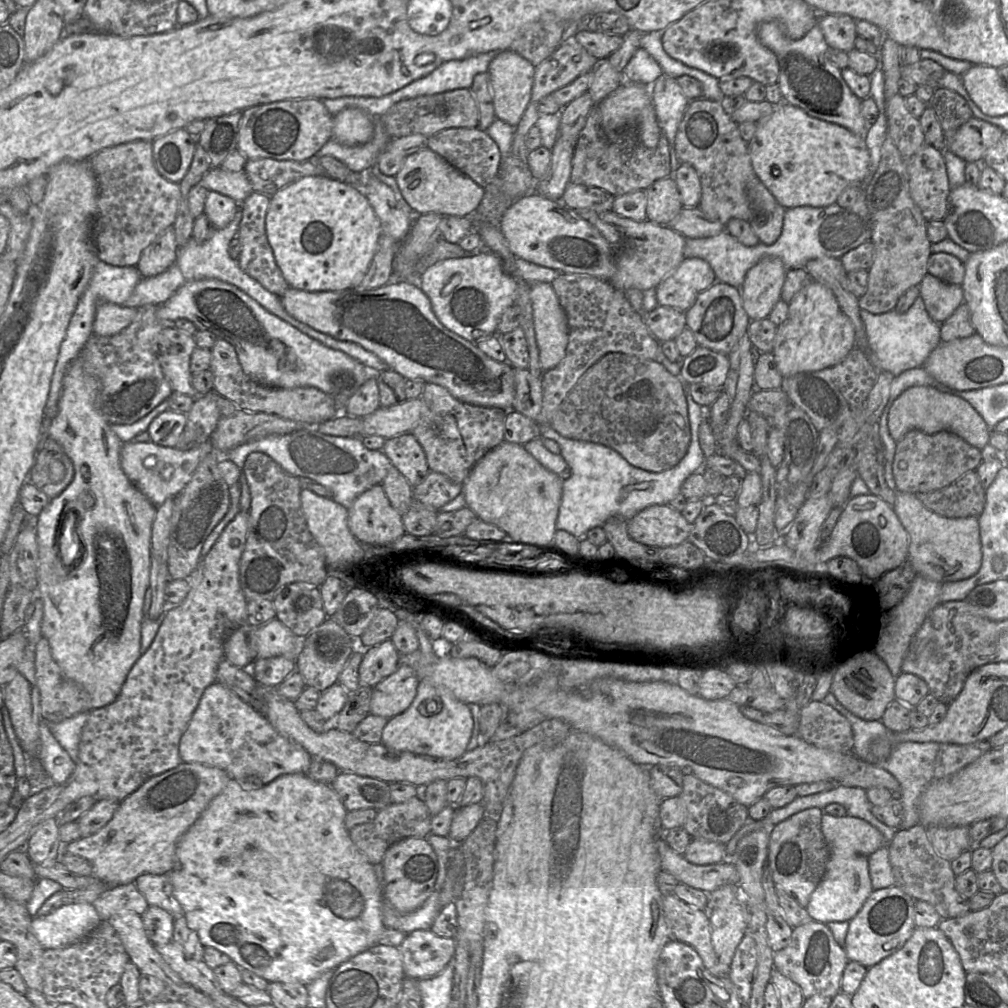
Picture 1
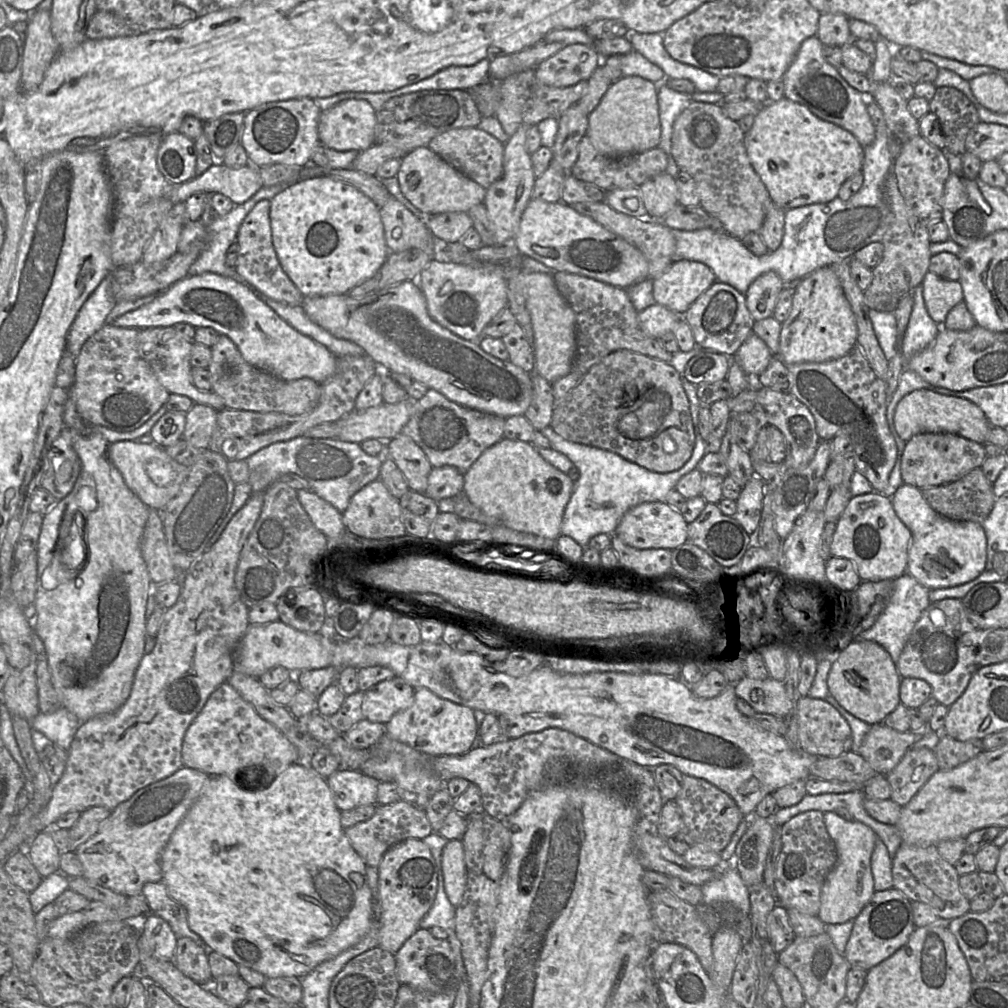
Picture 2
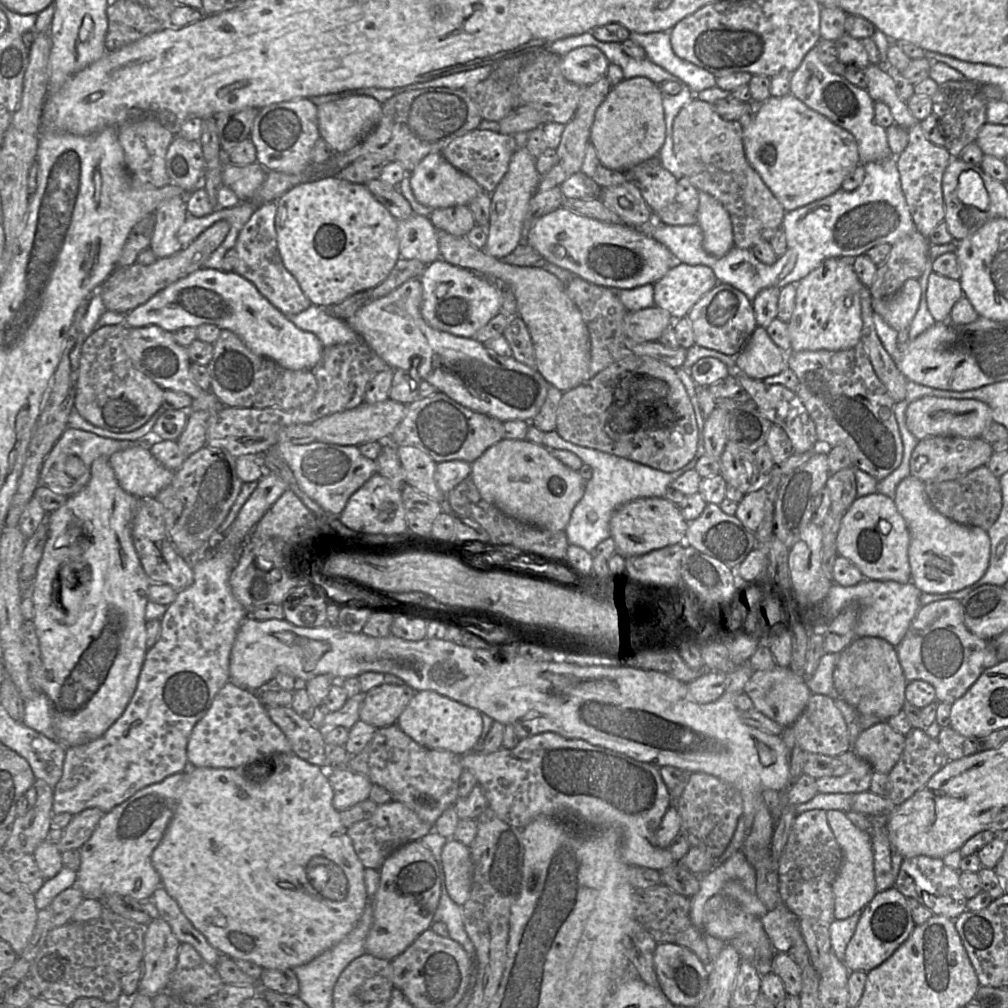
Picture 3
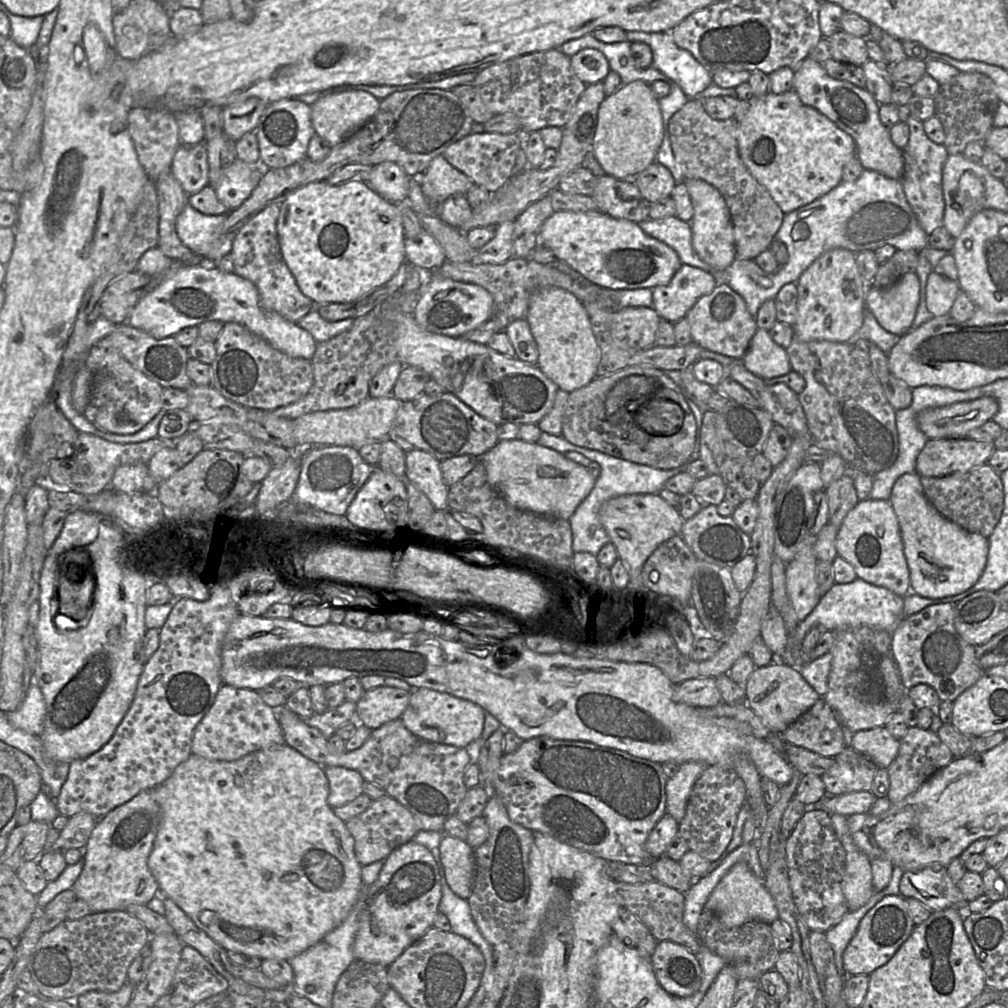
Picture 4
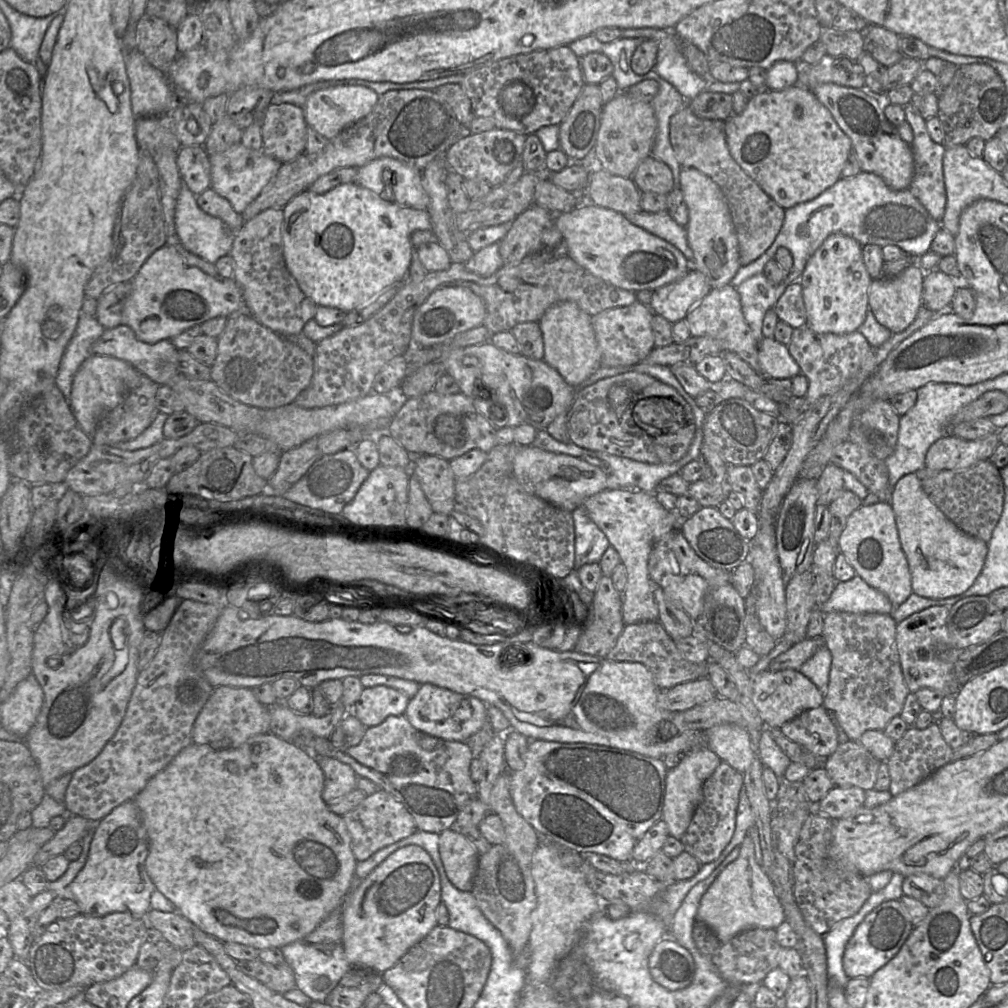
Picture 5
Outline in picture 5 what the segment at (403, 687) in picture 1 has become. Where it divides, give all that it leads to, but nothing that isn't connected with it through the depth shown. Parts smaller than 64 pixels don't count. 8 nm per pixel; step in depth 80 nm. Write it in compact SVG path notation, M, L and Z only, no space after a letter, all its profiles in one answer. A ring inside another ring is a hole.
M384 685L364 688L352 713L370 728L382 724L390 716L404 715L410 699L405 693Z

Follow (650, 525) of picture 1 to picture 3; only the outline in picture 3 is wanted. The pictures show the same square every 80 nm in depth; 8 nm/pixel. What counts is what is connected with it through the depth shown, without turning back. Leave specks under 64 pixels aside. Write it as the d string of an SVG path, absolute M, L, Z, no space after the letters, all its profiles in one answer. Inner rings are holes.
M663 497L639 498L614 511L609 521L616 552L624 557L636 557L666 546L685 542L688 523L680 508Z

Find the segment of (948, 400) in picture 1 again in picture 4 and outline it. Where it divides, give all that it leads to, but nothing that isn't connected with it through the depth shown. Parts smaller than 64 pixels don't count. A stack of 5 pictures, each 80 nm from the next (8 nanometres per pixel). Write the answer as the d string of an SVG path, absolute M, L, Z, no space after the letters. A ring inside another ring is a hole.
M993 397L956 402L938 408L928 408L917 415L917 425L929 439L960 439L974 428L982 426L998 411Z

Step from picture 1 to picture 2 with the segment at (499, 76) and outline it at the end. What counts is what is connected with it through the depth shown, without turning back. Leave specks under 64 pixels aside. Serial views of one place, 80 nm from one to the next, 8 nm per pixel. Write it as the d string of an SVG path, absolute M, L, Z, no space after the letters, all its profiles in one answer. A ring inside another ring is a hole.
M534 69L513 74L503 80L490 80L470 90L482 117L494 116L501 122L505 132L511 137L522 123L522 110L531 97L534 85Z

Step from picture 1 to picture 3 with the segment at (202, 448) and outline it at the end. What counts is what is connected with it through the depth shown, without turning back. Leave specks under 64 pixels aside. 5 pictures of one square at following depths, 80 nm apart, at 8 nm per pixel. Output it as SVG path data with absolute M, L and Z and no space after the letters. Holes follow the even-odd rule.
M141 446L115 452L109 463L121 488L139 499L155 498L174 476L173 471L154 458L150 449Z

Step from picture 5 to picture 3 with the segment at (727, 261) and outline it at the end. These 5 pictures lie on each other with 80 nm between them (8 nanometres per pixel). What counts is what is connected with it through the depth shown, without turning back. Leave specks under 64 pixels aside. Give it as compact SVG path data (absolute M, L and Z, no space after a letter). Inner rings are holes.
M698 191L698 196L696 217L703 231L703 248L715 257L723 257L734 247L729 213L710 194Z

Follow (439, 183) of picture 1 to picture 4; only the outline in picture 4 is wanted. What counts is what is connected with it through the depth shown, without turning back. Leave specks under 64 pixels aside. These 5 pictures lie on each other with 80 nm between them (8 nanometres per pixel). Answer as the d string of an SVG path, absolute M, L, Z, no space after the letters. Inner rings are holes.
M441 154L418 176L423 194L433 205L439 205L454 194L466 194L474 182L452 166Z

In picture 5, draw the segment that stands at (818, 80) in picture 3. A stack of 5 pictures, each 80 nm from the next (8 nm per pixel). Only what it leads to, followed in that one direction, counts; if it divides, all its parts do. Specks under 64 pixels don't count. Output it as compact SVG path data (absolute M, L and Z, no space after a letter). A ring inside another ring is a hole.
M833 83L818 85L811 91L850 138L861 170L878 175L893 190L908 189L914 175L911 145L900 137L897 128L885 117L882 98L871 94L865 88L850 88Z

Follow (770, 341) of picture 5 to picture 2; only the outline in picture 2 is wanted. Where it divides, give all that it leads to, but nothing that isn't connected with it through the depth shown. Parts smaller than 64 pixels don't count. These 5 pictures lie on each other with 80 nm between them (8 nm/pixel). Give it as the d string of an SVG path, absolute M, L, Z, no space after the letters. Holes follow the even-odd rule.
M751 333L733 357L742 370L755 379L767 369L773 356L766 343Z

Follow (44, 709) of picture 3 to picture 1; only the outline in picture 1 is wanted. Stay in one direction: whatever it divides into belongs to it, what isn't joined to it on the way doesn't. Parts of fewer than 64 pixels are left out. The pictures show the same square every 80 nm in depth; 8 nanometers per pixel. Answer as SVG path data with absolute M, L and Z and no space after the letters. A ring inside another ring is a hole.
M89 712L78 713L59 723L47 723L52 735L74 763L77 761L82 729Z

